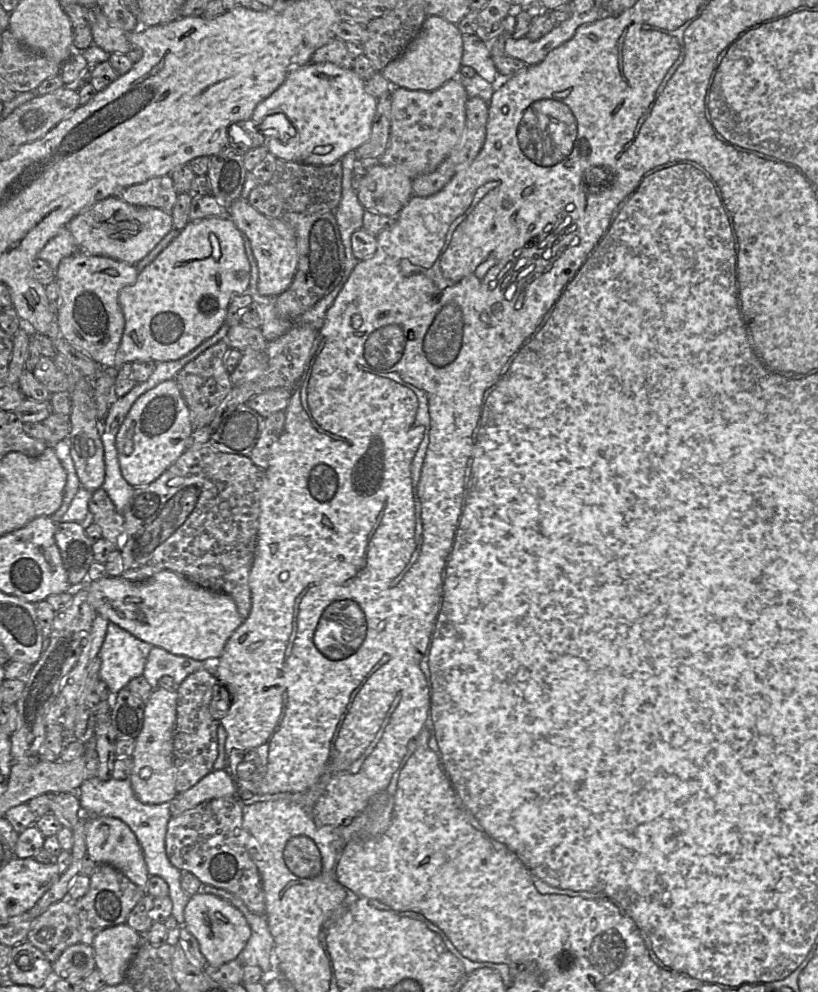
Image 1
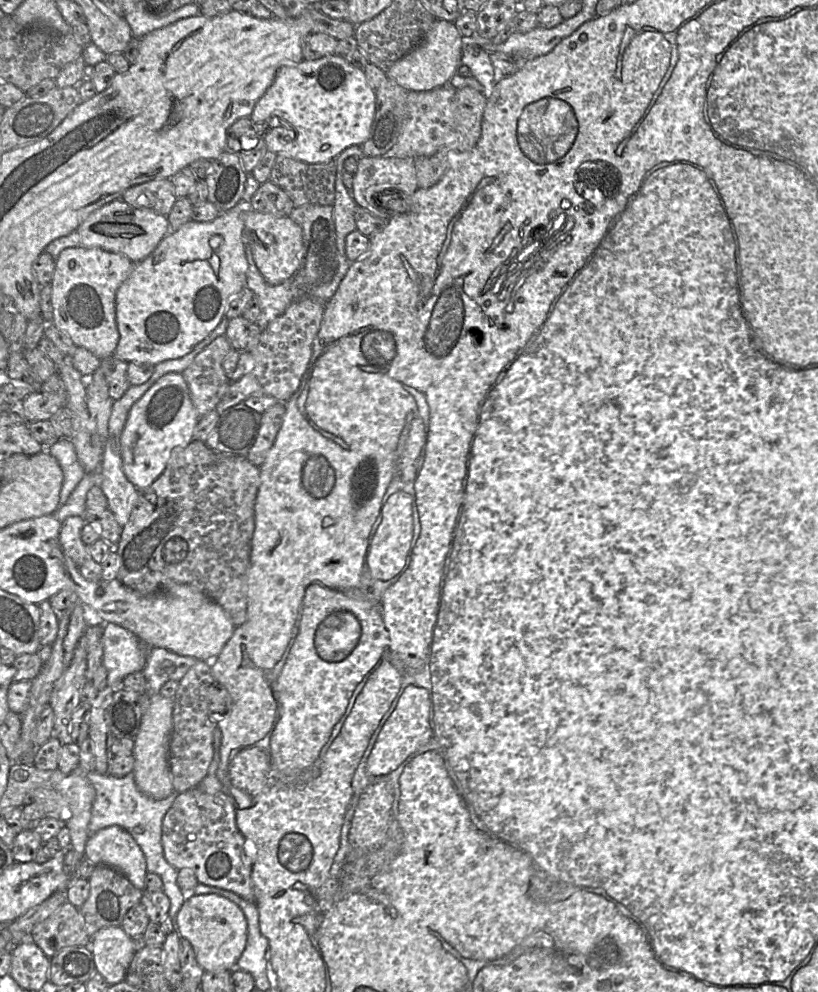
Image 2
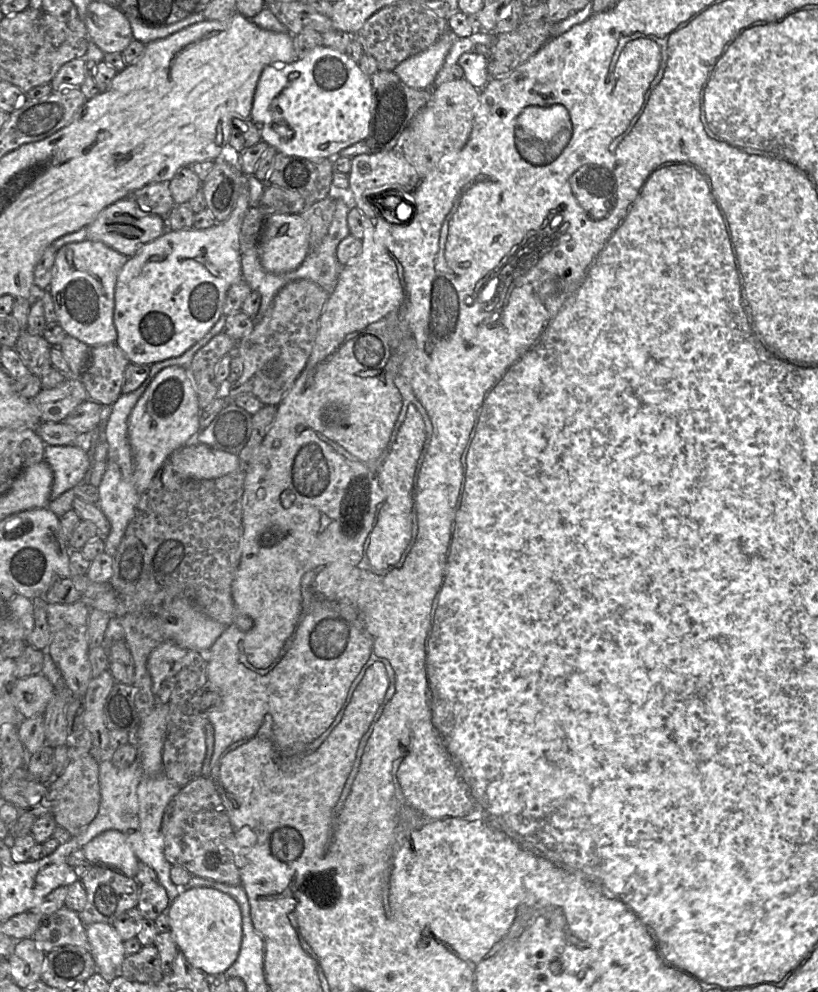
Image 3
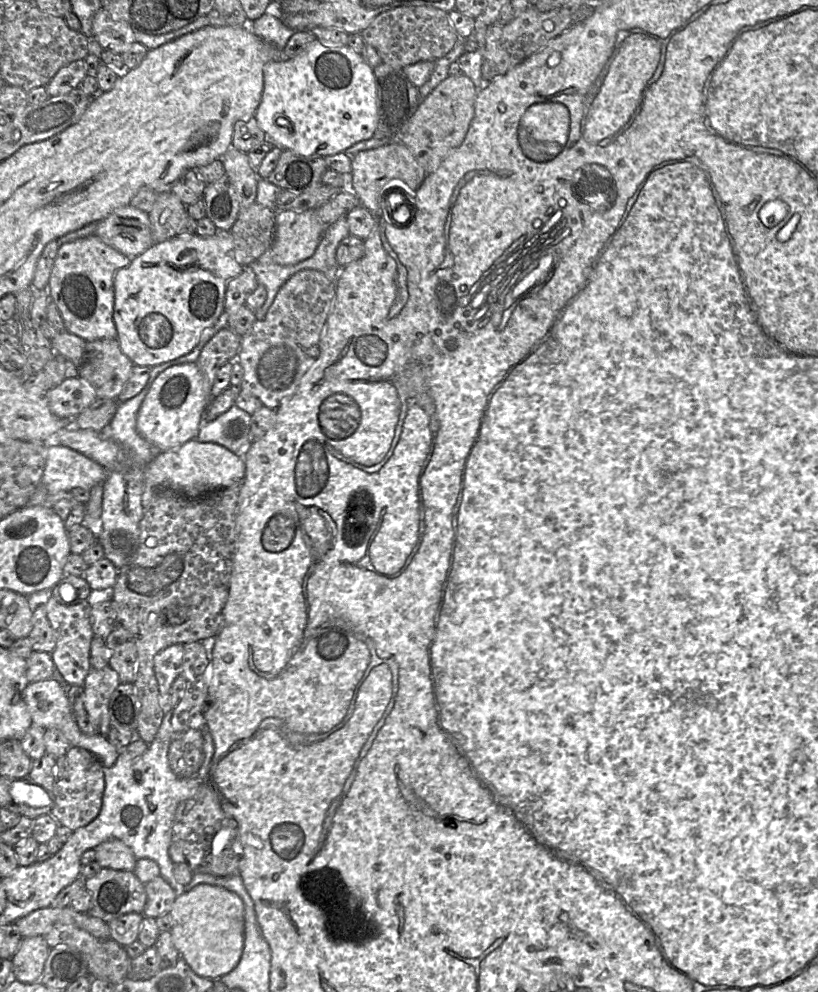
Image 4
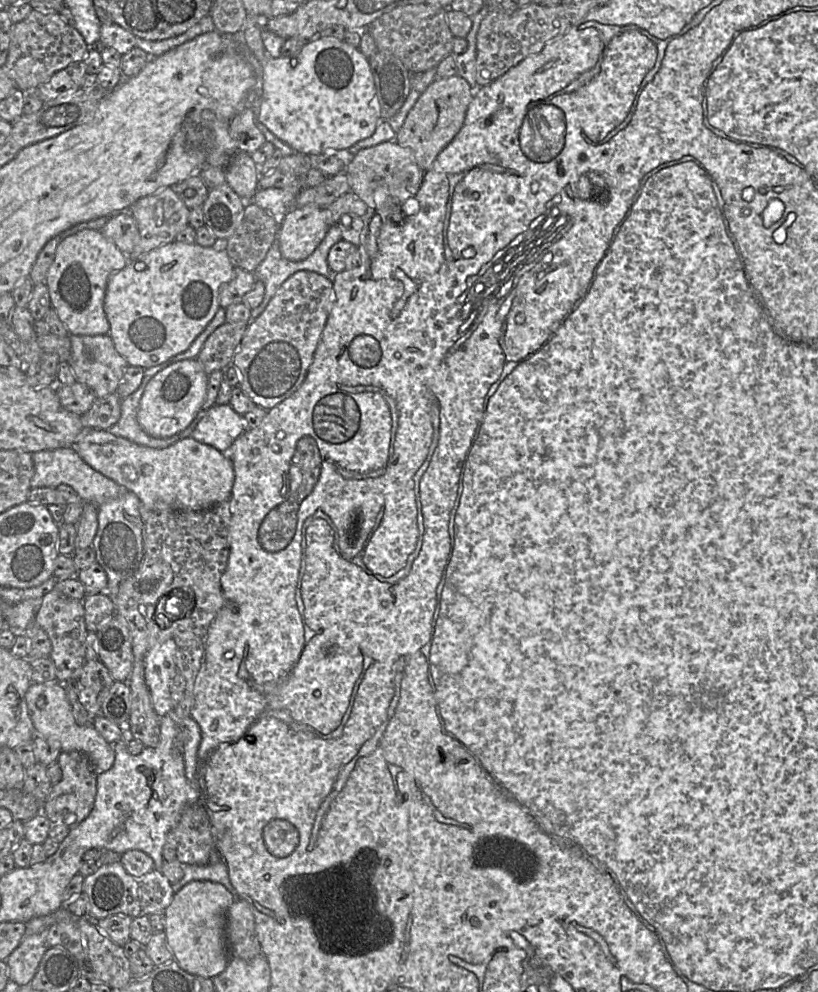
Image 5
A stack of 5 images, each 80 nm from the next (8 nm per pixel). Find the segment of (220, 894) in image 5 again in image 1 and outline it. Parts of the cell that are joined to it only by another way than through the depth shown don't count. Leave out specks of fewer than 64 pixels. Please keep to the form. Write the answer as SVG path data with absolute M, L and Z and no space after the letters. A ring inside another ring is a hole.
M209 893L190 897L184 910L184 926L197 939L207 964L219 966L238 958L251 935L250 925L244 915L232 904Z

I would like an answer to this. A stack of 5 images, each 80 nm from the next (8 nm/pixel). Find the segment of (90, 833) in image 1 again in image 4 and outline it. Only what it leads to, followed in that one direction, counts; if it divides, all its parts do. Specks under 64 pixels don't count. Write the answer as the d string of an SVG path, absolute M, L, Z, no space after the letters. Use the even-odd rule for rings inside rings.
M119 839L104 841L94 848L97 863L102 868L133 872L137 858L132 849Z

